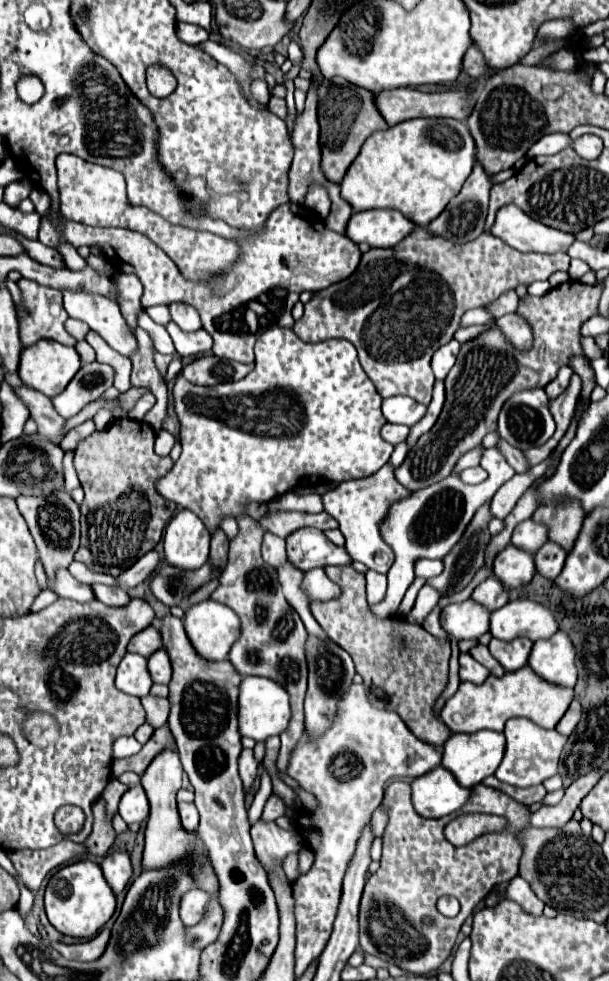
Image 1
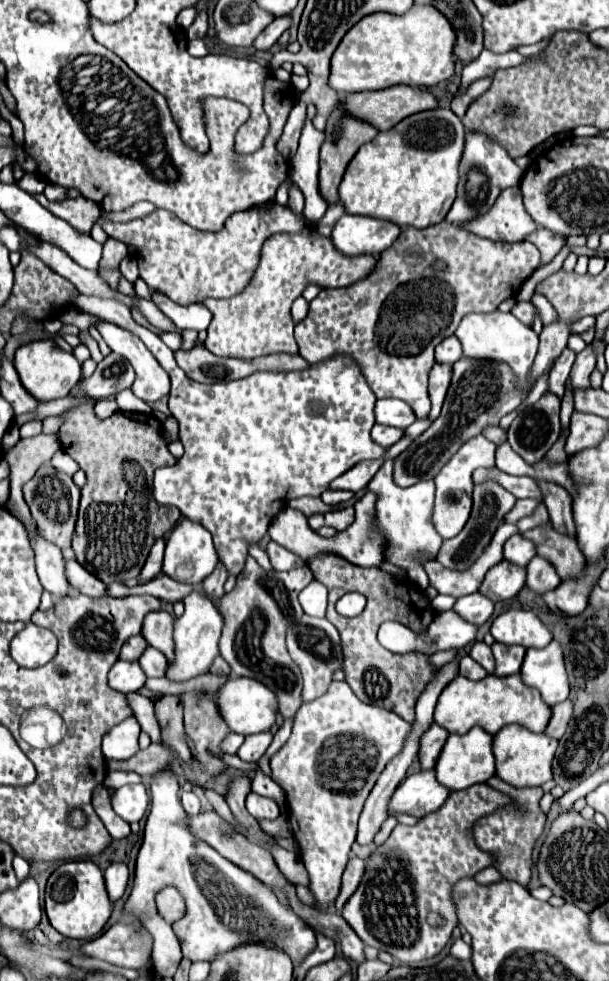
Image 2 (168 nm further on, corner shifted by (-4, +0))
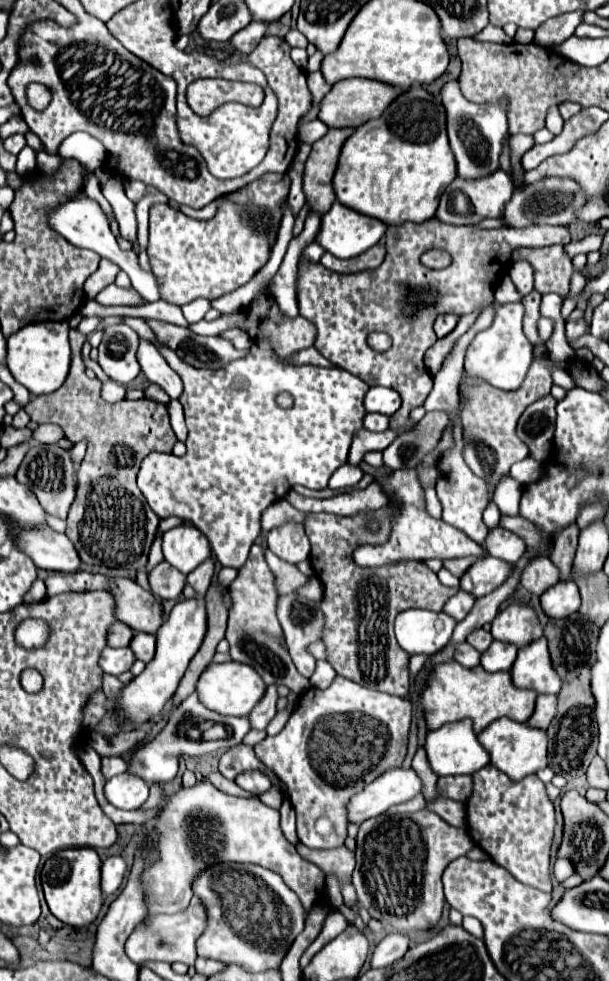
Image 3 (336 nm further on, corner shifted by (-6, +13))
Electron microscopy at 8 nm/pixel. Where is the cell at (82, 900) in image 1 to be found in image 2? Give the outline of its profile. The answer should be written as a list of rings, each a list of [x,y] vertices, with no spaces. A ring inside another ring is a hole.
[[[91,860],[61,862],[59,866],[55,866],[55,870],[47,880],[45,912],[49,916],[51,926],[63,936],[77,940],[95,938],[103,930],[113,912],[113,902],[107,896],[107,888],[103,884],[103,872],[99,870],[99,866],[93,864]]]

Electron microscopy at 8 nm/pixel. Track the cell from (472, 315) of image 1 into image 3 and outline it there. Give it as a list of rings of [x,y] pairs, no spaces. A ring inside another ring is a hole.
[[[515,261],[511,267],[509,267],[509,275],[515,283],[515,287],[527,295],[533,291],[533,267],[529,261]]]

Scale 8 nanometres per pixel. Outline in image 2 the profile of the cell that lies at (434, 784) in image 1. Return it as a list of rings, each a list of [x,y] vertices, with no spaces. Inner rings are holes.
[[[421,770],[407,776],[395,790],[389,802],[389,814],[403,812],[423,818],[431,812],[437,812],[447,802],[449,794],[451,790],[437,782],[435,770]]]

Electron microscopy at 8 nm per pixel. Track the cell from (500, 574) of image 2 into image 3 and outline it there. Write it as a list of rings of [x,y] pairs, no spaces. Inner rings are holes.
[[[483,557],[477,559],[463,575],[461,575],[461,583],[459,587],[467,593],[471,593],[473,597],[483,597],[489,591],[497,589],[499,583],[505,581],[505,577],[509,577],[511,565],[501,561],[501,559],[493,559],[493,557]]]

